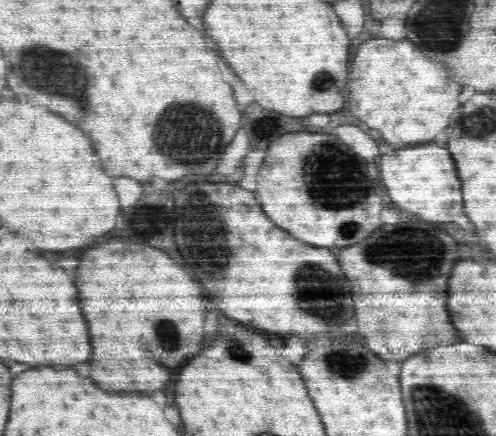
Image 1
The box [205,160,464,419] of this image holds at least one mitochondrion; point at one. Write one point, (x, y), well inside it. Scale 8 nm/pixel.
(405, 254)

